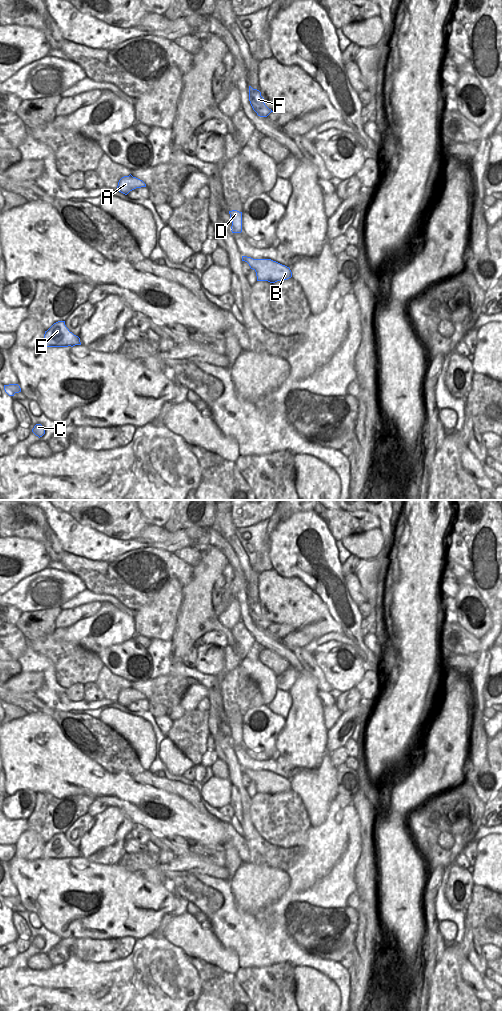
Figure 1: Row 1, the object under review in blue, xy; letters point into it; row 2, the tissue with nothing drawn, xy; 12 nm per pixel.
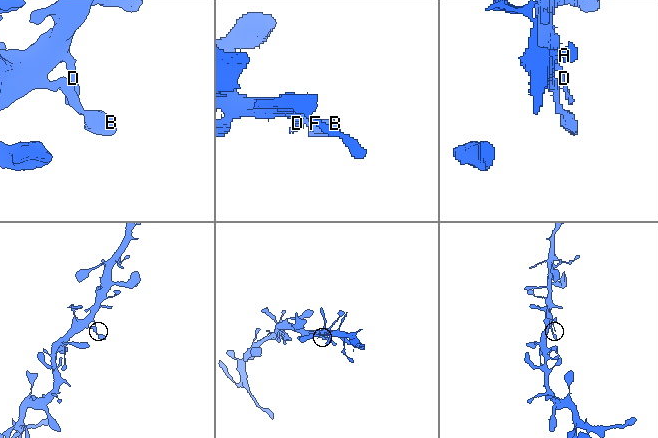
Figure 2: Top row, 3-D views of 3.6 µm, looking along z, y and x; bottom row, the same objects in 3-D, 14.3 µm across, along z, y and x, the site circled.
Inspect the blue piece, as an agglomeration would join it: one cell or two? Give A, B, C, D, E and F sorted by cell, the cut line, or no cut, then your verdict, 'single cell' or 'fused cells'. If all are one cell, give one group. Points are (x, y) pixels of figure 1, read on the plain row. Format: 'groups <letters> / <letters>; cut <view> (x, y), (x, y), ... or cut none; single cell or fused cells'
groups A B C D E F; cut none; single cell

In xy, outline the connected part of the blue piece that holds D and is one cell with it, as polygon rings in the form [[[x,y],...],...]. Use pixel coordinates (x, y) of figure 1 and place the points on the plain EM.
[[[237,722],[229,723],[230,730],[232,732],[231,743],[232,745],[241,745],[242,744],[242,724]]]

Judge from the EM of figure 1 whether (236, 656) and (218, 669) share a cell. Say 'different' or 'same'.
different

